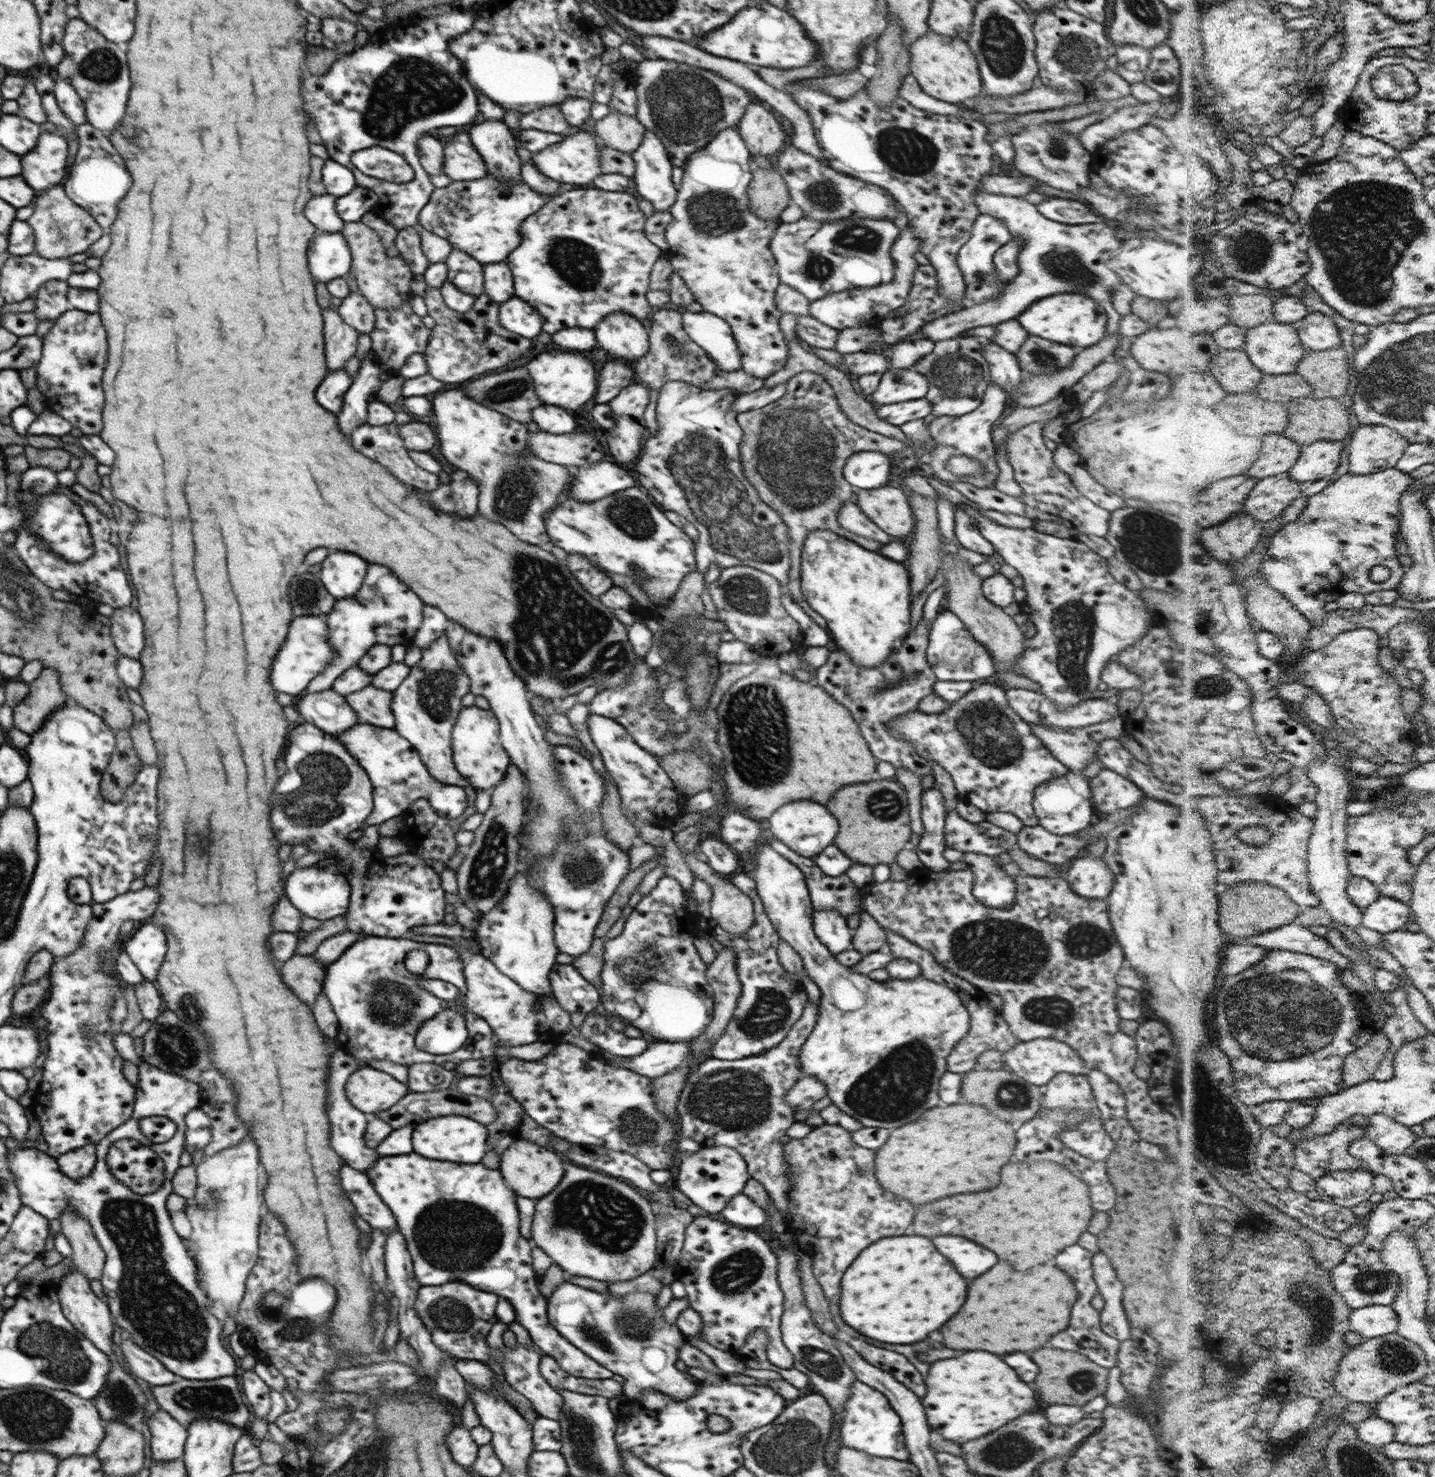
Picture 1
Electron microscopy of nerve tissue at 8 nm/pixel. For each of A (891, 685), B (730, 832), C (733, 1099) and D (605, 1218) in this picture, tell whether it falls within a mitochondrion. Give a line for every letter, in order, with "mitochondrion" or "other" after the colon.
A: mitochondrion
B: other
C: mitochondrion
D: mitochondrion

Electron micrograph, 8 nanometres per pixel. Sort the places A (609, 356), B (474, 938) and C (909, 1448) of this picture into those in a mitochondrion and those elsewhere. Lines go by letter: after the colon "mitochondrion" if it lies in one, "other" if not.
A: other
B: other
C: other

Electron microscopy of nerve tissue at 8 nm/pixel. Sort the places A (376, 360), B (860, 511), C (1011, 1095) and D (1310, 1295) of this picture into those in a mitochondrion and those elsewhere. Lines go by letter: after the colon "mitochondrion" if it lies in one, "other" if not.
A: other
B: other
C: mitochondrion
D: mitochondrion

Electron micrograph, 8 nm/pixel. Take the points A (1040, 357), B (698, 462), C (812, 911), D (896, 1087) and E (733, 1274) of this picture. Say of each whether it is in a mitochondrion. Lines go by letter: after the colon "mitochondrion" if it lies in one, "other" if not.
A: mitochondrion
B: mitochondrion
C: other
D: mitochondrion
E: mitochondrion

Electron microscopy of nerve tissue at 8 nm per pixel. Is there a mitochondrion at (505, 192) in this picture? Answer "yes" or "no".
no

